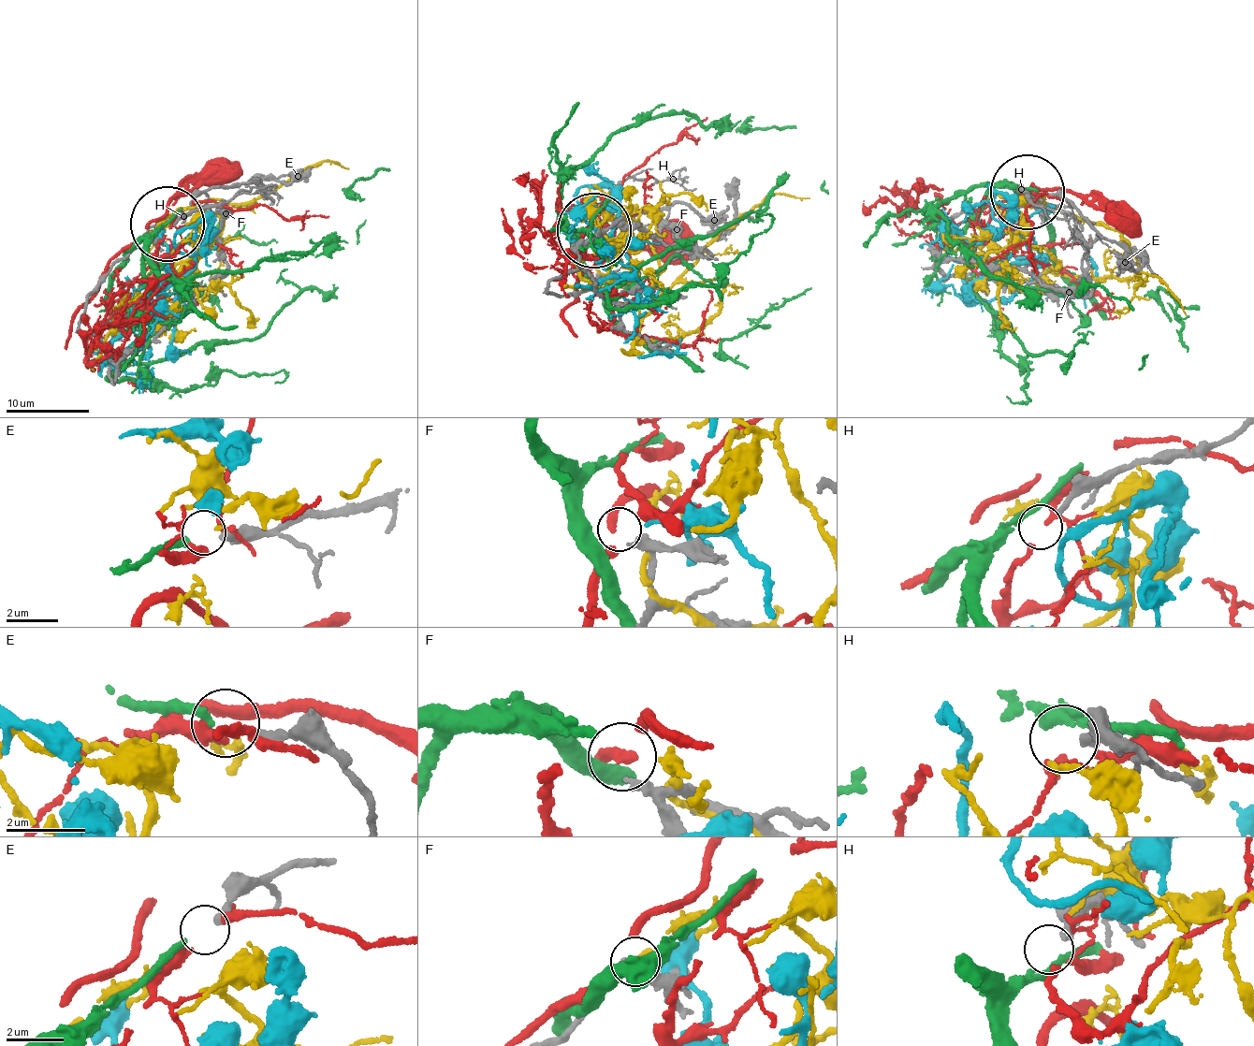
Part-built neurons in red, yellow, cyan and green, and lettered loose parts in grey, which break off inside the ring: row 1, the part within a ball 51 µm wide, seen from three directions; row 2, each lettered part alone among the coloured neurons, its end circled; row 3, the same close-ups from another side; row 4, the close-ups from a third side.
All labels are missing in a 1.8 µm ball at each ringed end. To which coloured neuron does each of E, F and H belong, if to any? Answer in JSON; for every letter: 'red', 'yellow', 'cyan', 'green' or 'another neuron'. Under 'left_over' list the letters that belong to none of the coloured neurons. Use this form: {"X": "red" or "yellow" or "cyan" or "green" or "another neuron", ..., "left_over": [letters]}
{"E": "green", "F": "another neuron", "H": "another neuron", "left_over": ["F", "H"]}

